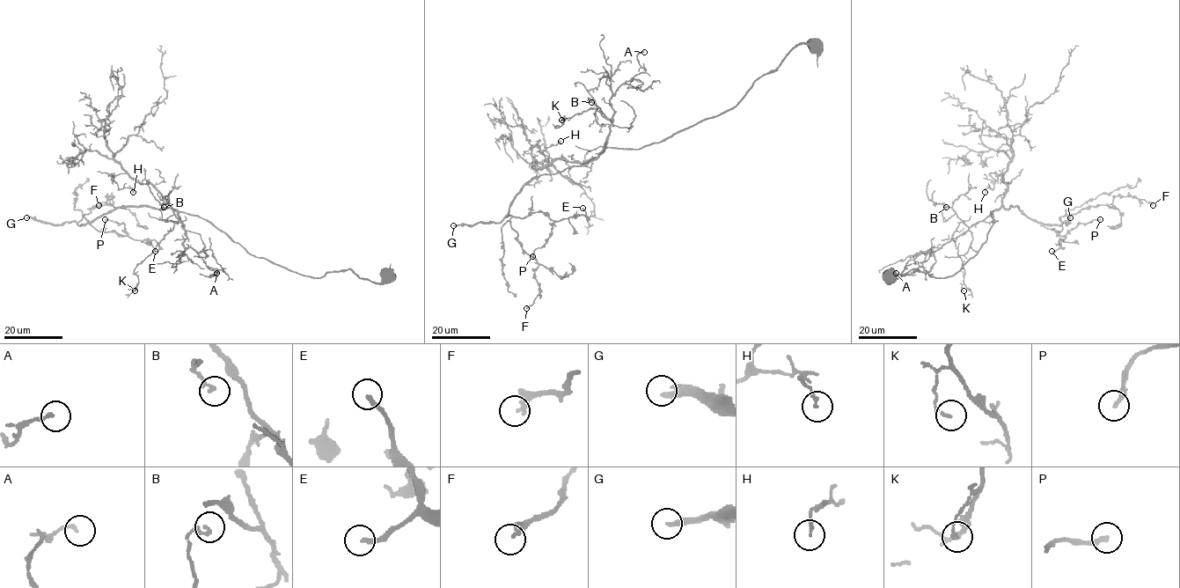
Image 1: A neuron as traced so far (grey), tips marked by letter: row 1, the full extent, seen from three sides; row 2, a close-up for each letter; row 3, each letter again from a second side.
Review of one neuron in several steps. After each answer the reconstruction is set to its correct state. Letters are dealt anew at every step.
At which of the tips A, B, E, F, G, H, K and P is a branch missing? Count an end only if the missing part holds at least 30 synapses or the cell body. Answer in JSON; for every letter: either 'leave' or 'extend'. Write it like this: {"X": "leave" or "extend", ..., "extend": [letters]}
{"A": "leave", "B": "leave", "E": "extend", "F": "leave", "G": "extend", "H": "leave", "K": "leave", "P": "leave", "extend": ["E", "G"]}

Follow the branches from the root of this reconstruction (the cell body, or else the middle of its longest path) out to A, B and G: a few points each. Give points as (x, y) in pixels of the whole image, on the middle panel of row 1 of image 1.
A: (816, 45), (796, 46), (716, 115), (639, 149), (607, 147), (610, 99), (645, 72), (637, 57), (644, 52)
B: (816, 45), (796, 46), (732, 107), (639, 149), (607, 147), (611, 121), (591, 102)
G: (816, 45), (796, 46), (716, 115), (658, 143), (606, 148), (585, 165), (531, 179), (500, 222), (453, 225)

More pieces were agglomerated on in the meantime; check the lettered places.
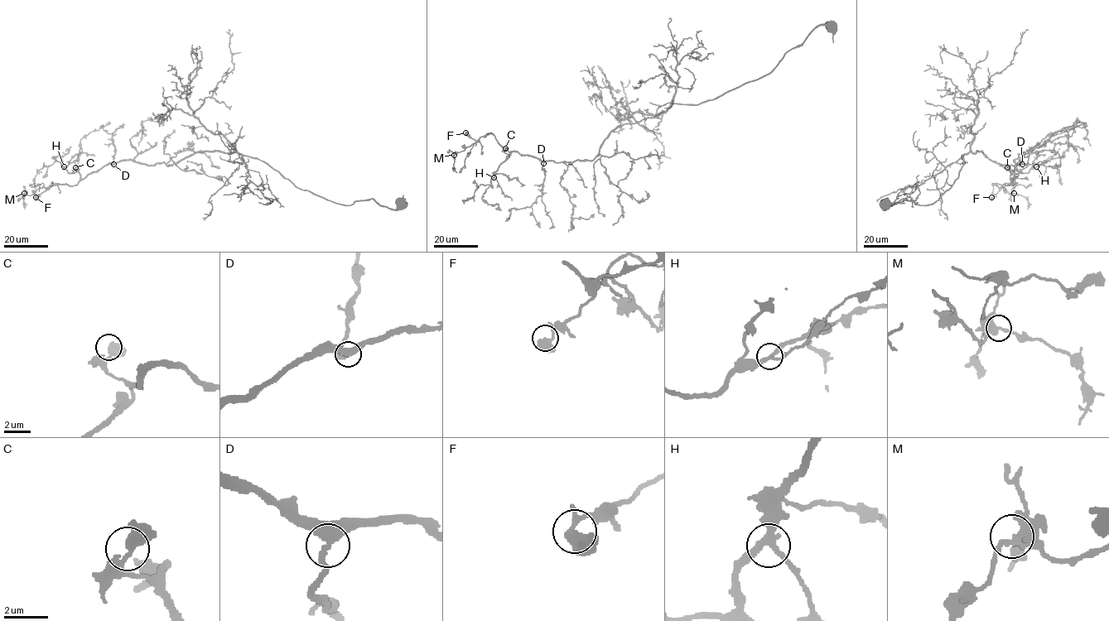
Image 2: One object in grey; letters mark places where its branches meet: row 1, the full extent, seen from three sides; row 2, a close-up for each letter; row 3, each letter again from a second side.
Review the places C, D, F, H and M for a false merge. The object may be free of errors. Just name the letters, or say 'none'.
none

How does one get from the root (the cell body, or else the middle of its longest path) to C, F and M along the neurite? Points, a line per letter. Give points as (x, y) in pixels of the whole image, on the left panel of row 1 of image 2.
C: (402, 202), (336, 204), (236, 152), (195, 151), (168, 166), (123, 160), (82, 179), (75, 167)
F: (402, 202), (336, 204), (264, 161), (218, 151), (168, 166), (109, 163), (36, 197)
M: (402, 202), (336, 204), (264, 161), (218, 151), (168, 166), (123, 160), (75, 185), (24, 193)

